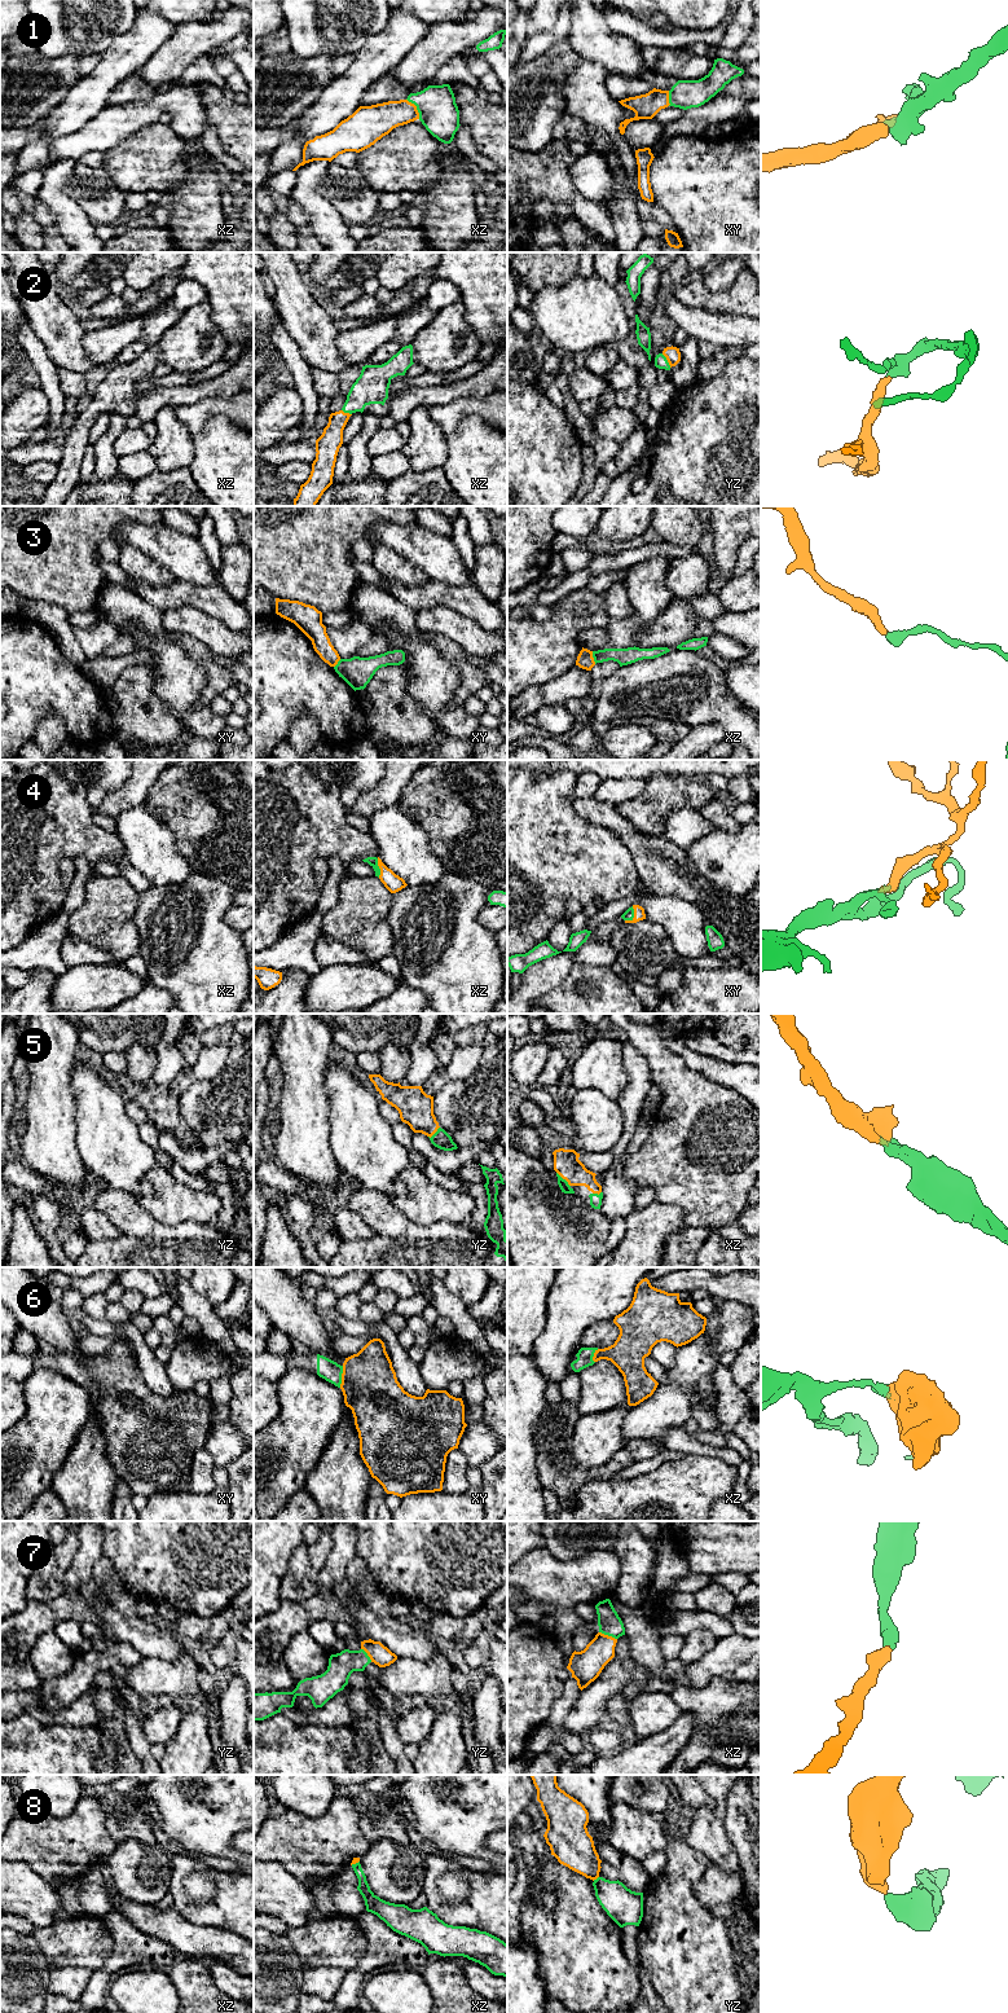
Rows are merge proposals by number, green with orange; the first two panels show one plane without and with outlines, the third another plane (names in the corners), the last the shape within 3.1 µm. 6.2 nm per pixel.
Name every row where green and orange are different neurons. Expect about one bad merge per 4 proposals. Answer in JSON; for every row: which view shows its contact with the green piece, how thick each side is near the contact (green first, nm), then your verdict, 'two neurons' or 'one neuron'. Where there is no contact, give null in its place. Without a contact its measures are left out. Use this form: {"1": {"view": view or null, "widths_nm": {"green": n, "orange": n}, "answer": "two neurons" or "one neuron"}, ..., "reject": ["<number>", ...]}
{"1": {"view": "xz", "widths_nm": {"green": 240, "orange": 200}, "answer": "one neuron"}, "2": {"view": "yz", "widths_nm": {"green": 80, "orange": 90}, "answer": "one neuron"}, "3": {"view": "xz", "widths_nm": {"green": 110, "orange": 110}, "answer": "two neurons"}, "4": {"view": "xy", "widths_nm": {"green": 60, "orange": 70}, "answer": "one neuron"}, "5": {"view": "xz", "widths_nm": {"green": 60, "orange": 160}, "answer": "one neuron"}, "6": {"view": "xy", "widths_nm": {"green": 130, "orange": 340}, "answer": "one neuron"}, "7": {"view": "xz", "widths_nm": {"green": 150, "orange": 190}, "answer": "one neuron"}, "8": {"view": "yz", "widths_nm": {"green": 220, "orange": 260}, "answer": "two neurons"}, "reject": ["3", "8"]}

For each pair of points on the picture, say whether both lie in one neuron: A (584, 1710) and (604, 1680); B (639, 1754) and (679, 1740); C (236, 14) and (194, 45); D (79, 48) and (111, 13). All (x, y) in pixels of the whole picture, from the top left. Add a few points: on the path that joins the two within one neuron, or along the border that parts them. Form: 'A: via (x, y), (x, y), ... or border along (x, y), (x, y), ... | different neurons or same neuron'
A: via (591, 1702), (602, 1688) | same neuron
B: via (650, 1754), (656, 1753), (669, 1743) | same neuron
C: via (225, 25), (215, 34), (205, 36) | same neuron
D: via (86, 39), (102, 22) | same neuron

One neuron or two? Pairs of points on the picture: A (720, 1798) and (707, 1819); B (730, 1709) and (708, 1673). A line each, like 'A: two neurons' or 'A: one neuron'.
A: one neuron
B: two neurons

